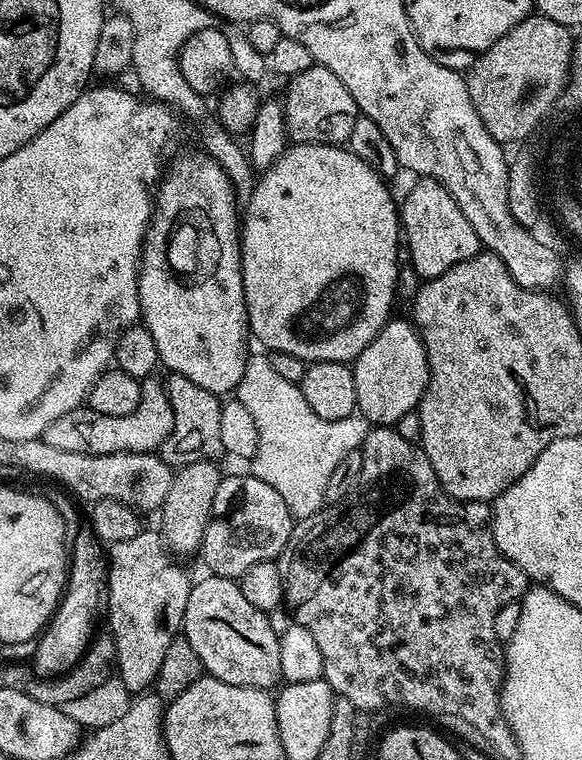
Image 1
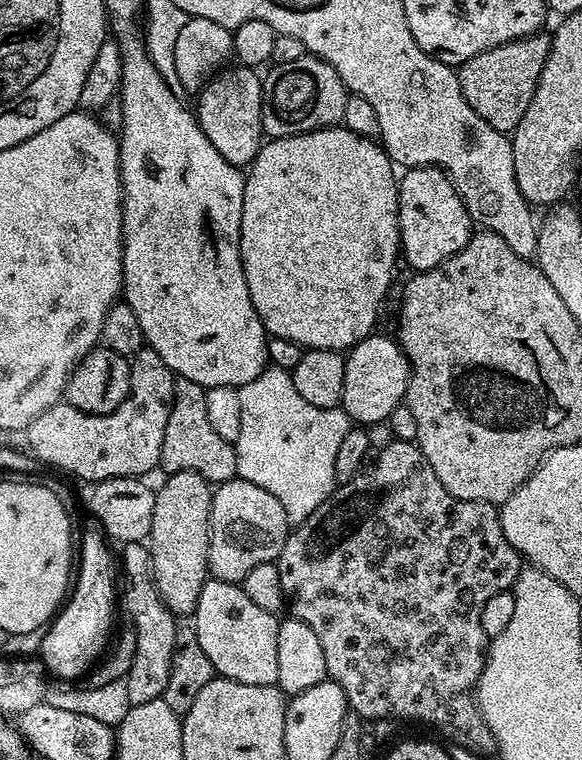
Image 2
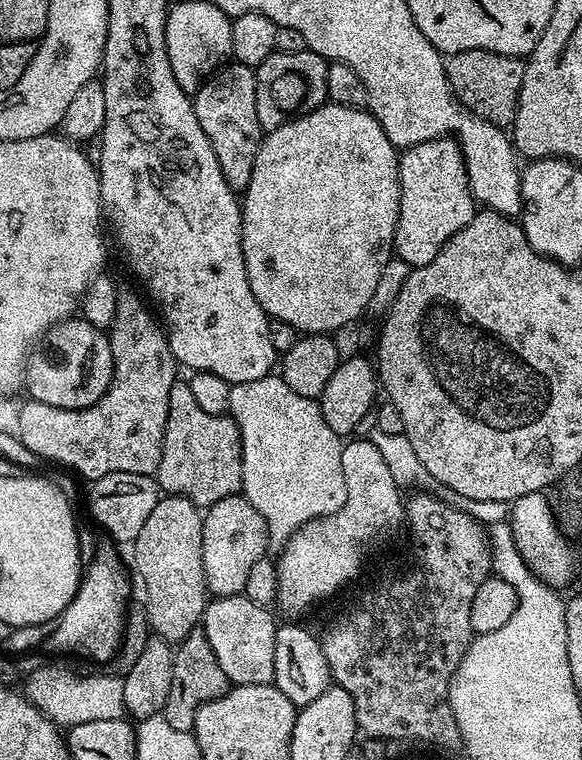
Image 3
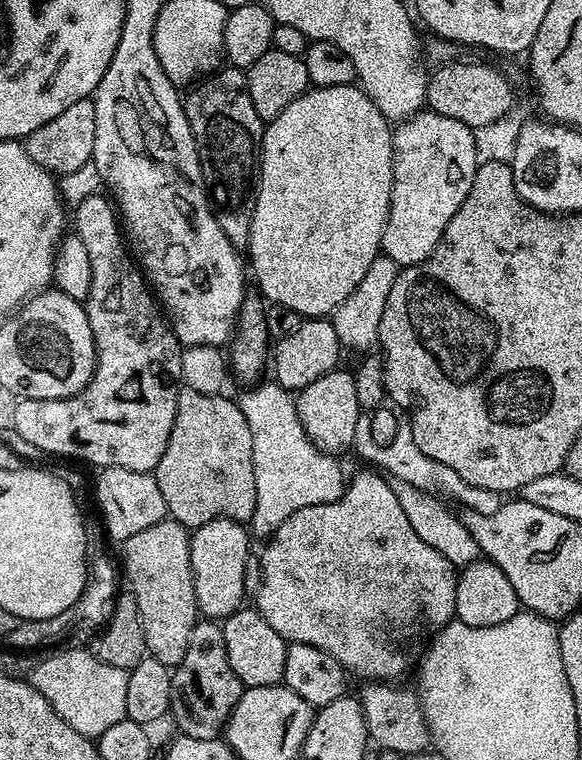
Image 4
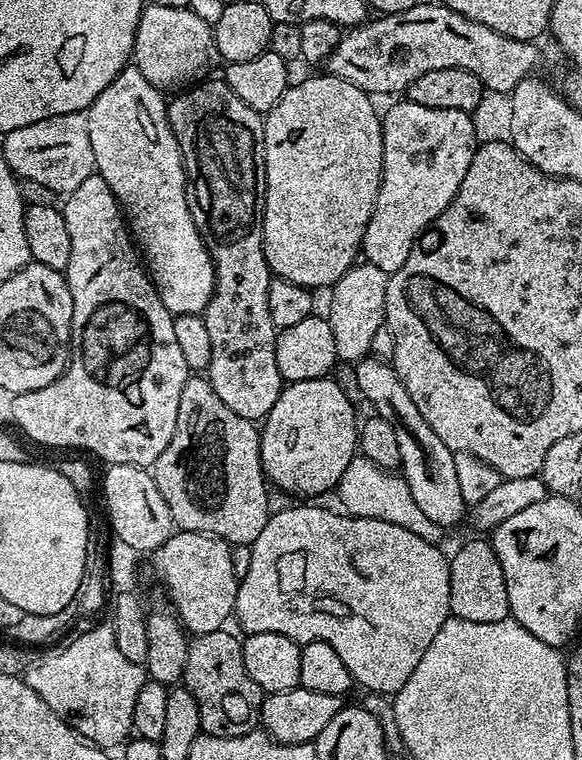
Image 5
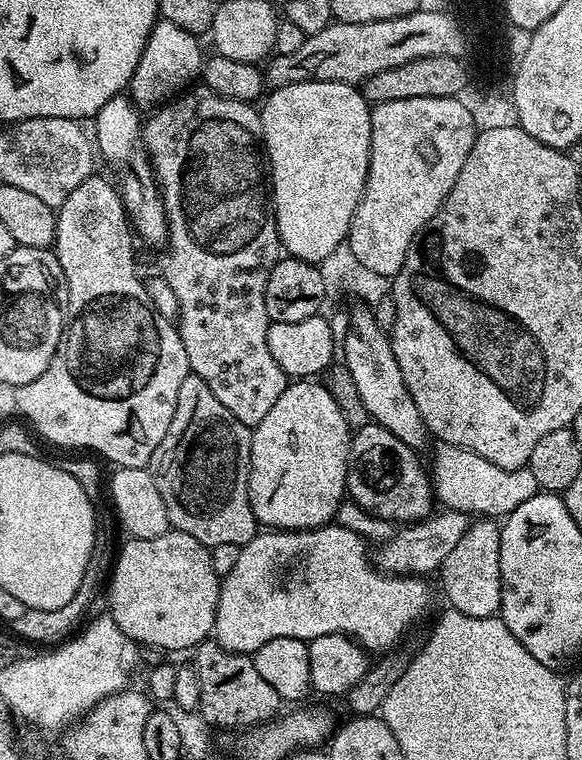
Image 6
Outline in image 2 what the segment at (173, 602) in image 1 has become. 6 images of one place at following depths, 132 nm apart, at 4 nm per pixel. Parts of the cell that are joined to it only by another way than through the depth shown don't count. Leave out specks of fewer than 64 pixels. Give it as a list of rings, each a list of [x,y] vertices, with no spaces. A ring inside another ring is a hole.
[[[143,543],[125,544],[124,568],[128,571],[128,589],[123,589],[124,608],[132,615],[131,631],[136,633],[134,662],[127,674],[132,705],[150,702],[163,697],[166,682],[170,678],[170,662],[176,645],[177,617],[160,600],[160,593],[150,575],[148,550]]]

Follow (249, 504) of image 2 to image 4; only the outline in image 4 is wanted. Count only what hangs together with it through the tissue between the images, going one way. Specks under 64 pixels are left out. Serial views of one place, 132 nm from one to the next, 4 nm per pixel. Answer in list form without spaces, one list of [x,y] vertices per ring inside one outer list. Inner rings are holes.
[[[218,518],[214,522],[206,522],[201,528],[195,529],[191,533],[190,542],[190,566],[192,567],[192,577],[194,578],[194,594],[196,595],[197,609],[205,617],[213,621],[220,622],[230,614],[234,614],[245,603],[244,579],[246,578],[246,562],[250,555],[248,540],[250,532],[239,520],[230,518]]]

